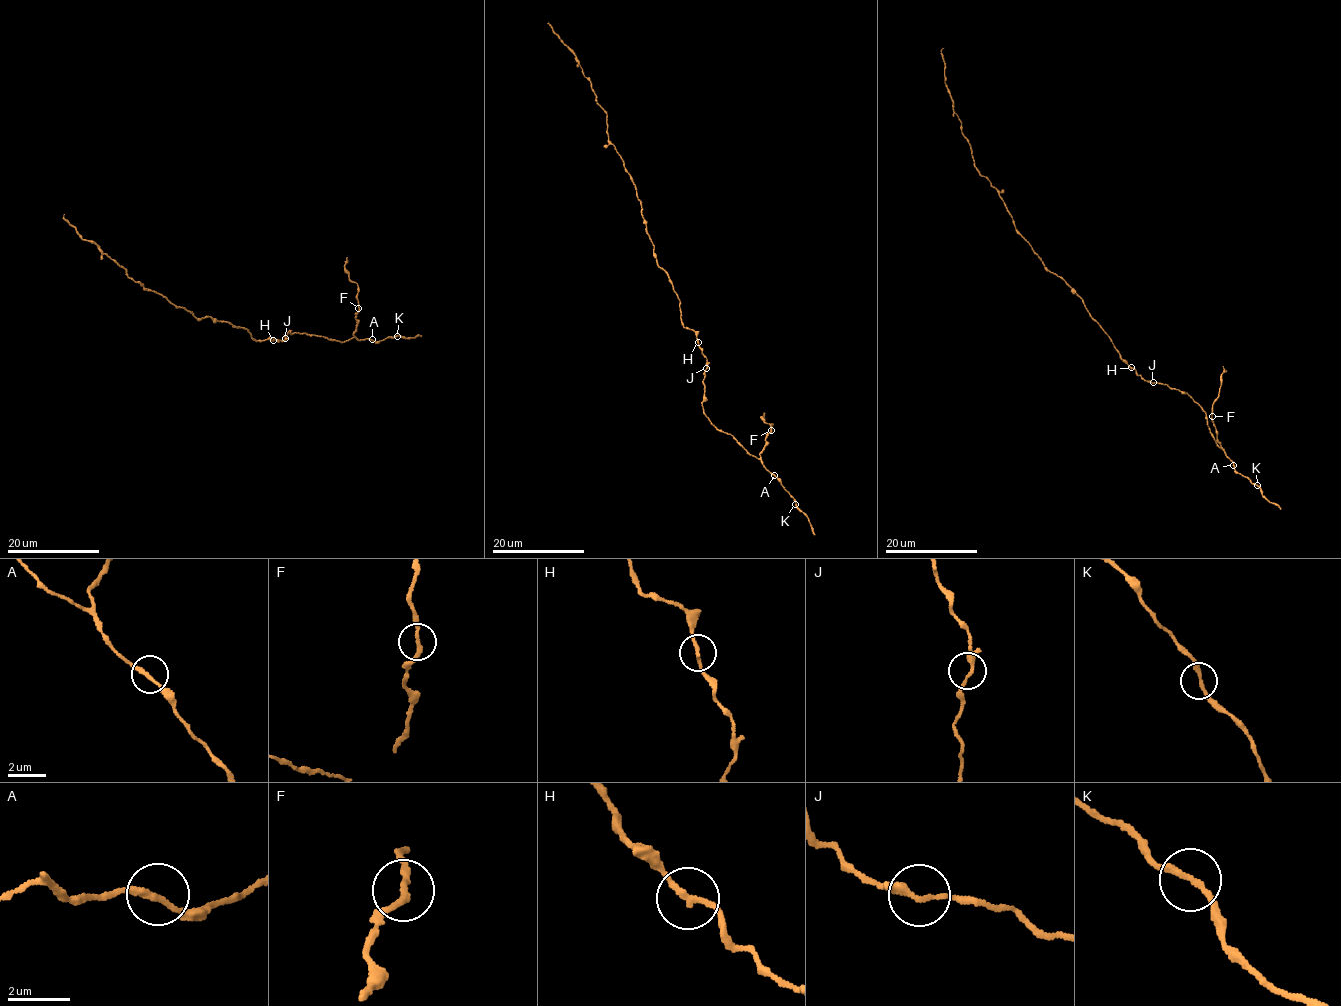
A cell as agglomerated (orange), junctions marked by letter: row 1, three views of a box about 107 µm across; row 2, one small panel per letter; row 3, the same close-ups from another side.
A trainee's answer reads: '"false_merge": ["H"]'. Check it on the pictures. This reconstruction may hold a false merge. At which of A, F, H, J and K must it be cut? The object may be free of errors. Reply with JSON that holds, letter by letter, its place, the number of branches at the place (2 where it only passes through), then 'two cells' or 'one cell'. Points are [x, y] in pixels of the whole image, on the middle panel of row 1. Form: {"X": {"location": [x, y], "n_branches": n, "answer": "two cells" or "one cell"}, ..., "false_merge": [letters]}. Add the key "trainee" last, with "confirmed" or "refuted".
{"A": {"location": [774, 475], "n_branches": 2, "answer": "one cell"}, "F": {"location": [771, 430], "n_branches": 2, "answer": "one cell"}, "H": {"location": [698, 342], "n_branches": 2, "answer": "one cell"}, "J": {"location": [706, 368], "n_branches": 2, "answer": "one cell"}, "K": {"location": [795, 504], "n_branches": 2, "answer": "one cell"}, "false_merge": [], "trainee": "refuted"}

